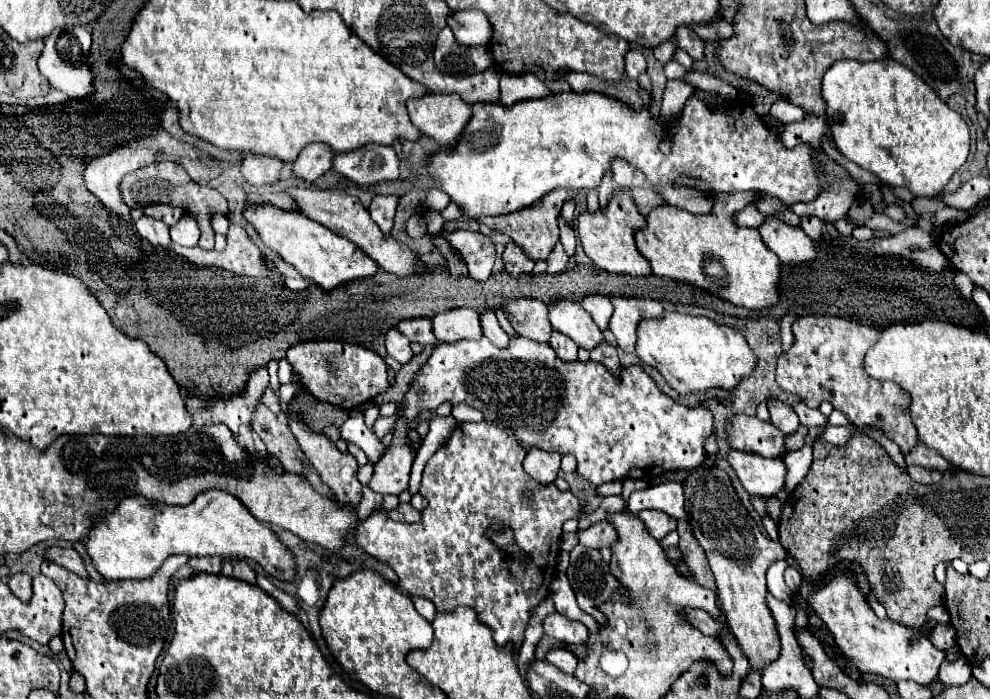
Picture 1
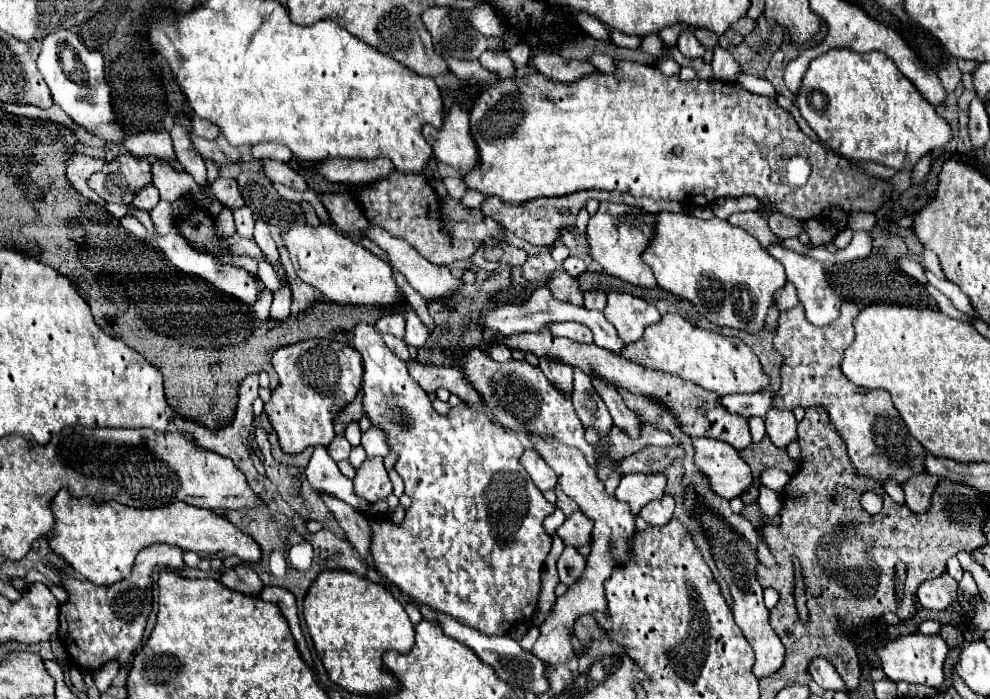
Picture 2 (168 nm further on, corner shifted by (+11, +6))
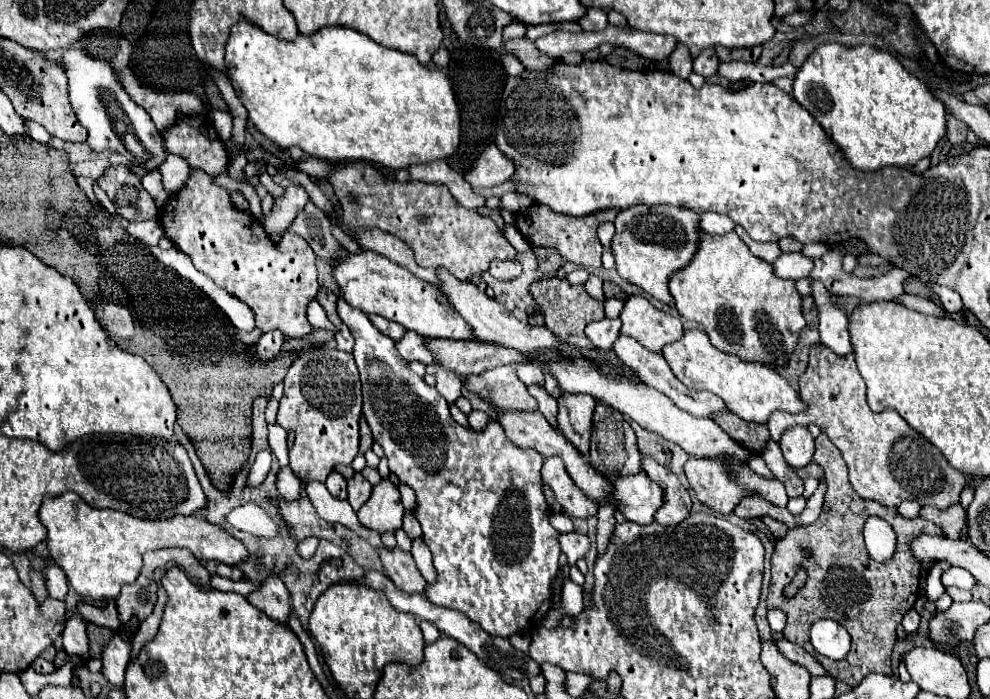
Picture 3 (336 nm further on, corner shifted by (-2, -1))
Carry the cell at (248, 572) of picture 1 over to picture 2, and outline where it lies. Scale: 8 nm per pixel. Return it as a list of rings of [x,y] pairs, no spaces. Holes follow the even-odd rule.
[[[236,566],[236,568],[224,570],[220,582],[224,586],[228,586],[230,590],[236,590],[236,592],[242,592],[248,596],[260,596],[260,592],[264,588],[262,580],[250,566]]]

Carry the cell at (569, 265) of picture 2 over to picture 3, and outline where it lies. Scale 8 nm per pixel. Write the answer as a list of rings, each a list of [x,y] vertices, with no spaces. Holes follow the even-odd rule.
[[[591,275],[591,277],[587,279],[587,283],[585,283],[585,291],[587,291],[587,293],[593,297],[593,299],[603,301],[605,297],[603,297],[603,289],[601,289],[601,285],[603,285],[603,281],[601,281],[599,277]]]

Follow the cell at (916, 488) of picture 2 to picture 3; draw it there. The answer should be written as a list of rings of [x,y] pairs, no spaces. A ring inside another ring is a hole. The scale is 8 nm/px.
[[[955,503],[955,505],[947,507],[947,509],[923,507],[919,515],[921,515],[923,519],[933,521],[935,525],[939,525],[949,539],[959,539],[961,527],[965,525],[965,511],[963,511],[961,503]]]

